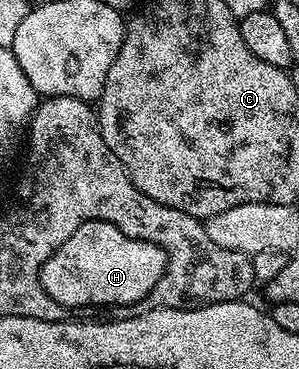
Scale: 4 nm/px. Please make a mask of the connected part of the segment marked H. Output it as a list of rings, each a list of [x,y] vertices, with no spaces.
[[[91,219],[86,221],[59,247],[44,263],[40,270],[46,293],[63,307],[124,307],[127,303],[141,303],[147,300],[148,294],[162,281],[168,268],[168,255],[158,245],[134,237],[126,237],[122,229],[112,223]]]

